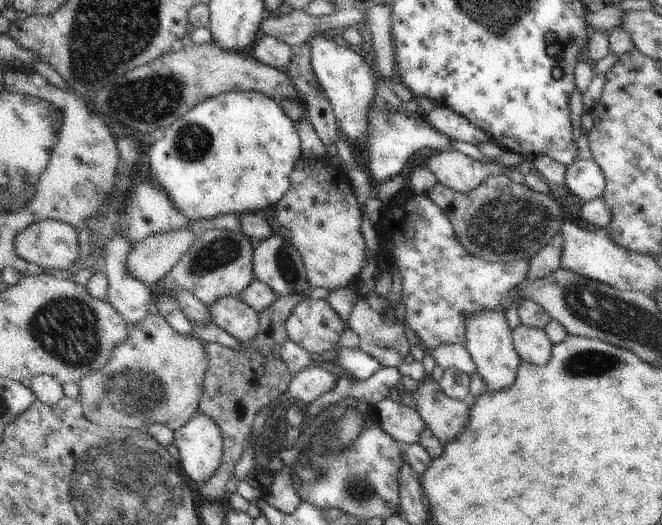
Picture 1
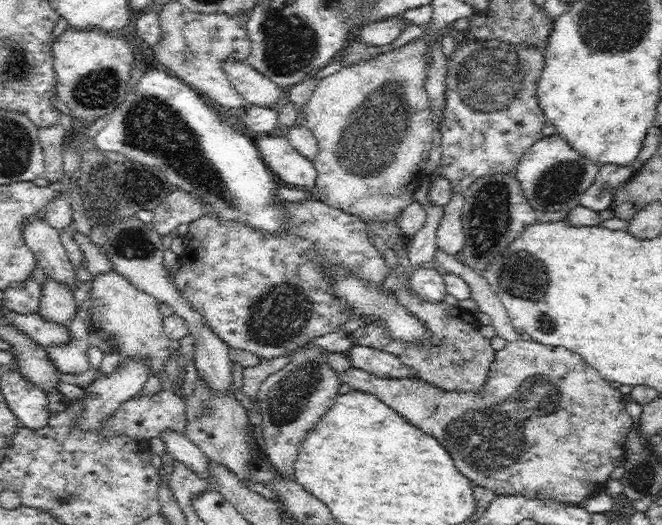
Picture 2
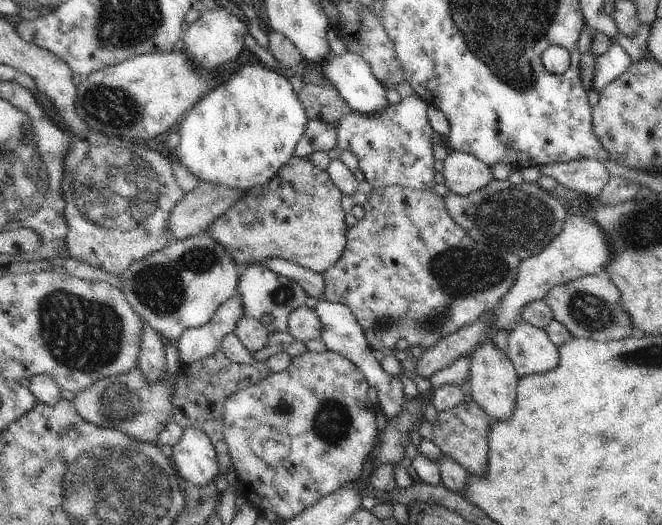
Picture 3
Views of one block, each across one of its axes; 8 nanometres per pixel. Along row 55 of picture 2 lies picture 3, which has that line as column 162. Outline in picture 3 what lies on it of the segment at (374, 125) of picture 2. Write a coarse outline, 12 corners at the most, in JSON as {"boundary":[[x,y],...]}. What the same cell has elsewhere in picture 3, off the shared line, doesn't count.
{"boundary":[[137,366],[76,393],[78,415],[157,443],[174,383]]}

